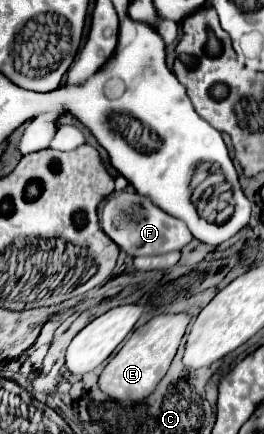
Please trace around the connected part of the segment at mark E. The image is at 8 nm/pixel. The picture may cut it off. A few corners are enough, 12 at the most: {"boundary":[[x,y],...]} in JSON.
{"boundary":[[160,314],[136,328],[98,386],[142,400],[170,368],[190,322]]}

